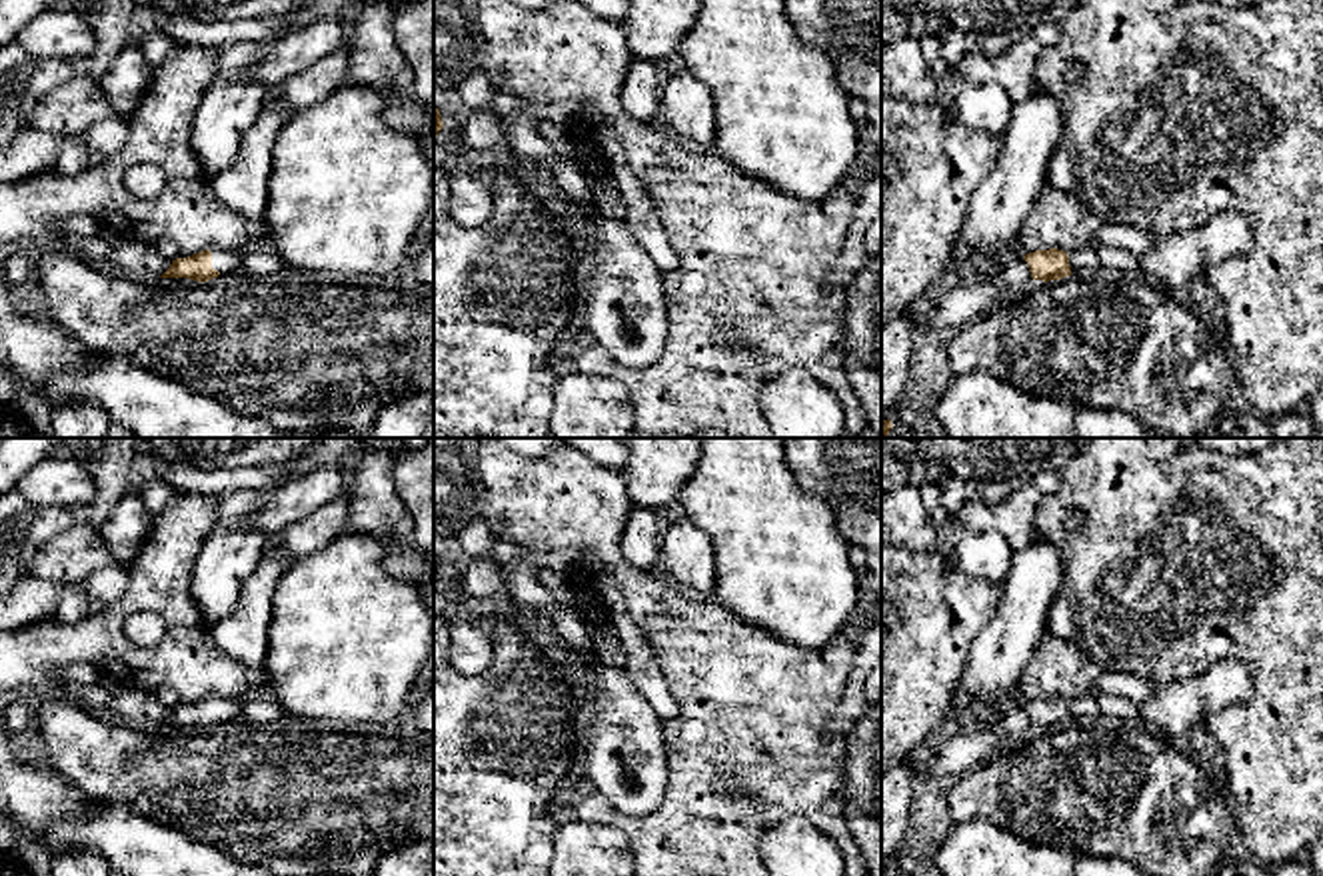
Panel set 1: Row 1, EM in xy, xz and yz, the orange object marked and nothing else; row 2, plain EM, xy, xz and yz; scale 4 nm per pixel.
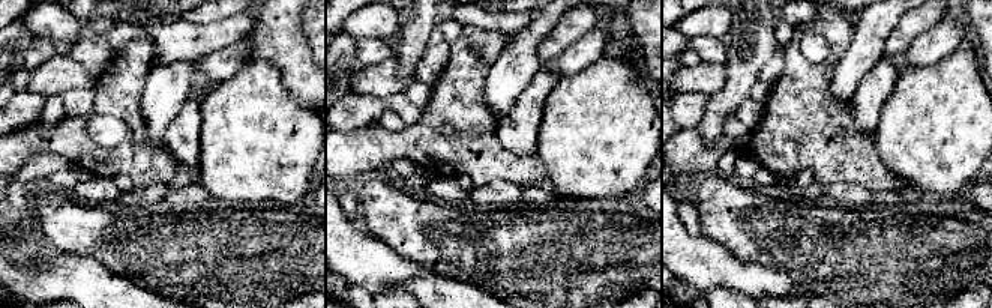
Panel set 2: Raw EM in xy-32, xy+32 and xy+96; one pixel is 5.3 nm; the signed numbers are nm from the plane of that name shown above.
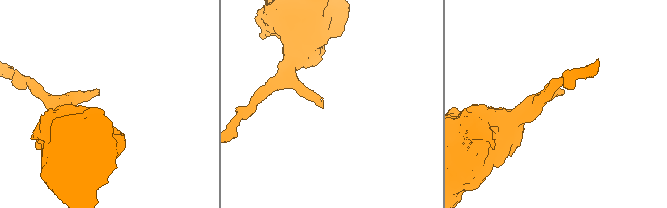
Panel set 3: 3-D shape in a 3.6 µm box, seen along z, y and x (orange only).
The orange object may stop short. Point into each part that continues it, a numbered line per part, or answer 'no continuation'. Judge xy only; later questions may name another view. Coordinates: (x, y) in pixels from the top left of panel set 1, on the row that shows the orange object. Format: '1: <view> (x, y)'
1: xy (224, 260)

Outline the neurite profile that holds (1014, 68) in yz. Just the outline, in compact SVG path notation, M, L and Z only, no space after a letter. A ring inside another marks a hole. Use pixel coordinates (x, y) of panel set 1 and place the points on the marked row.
M1033 34L1011 38L1001 52L967 56L955 76L969 84L995 82L1005 88L1009 98L1023 102L1037 90L1035 66L1043 46Z

